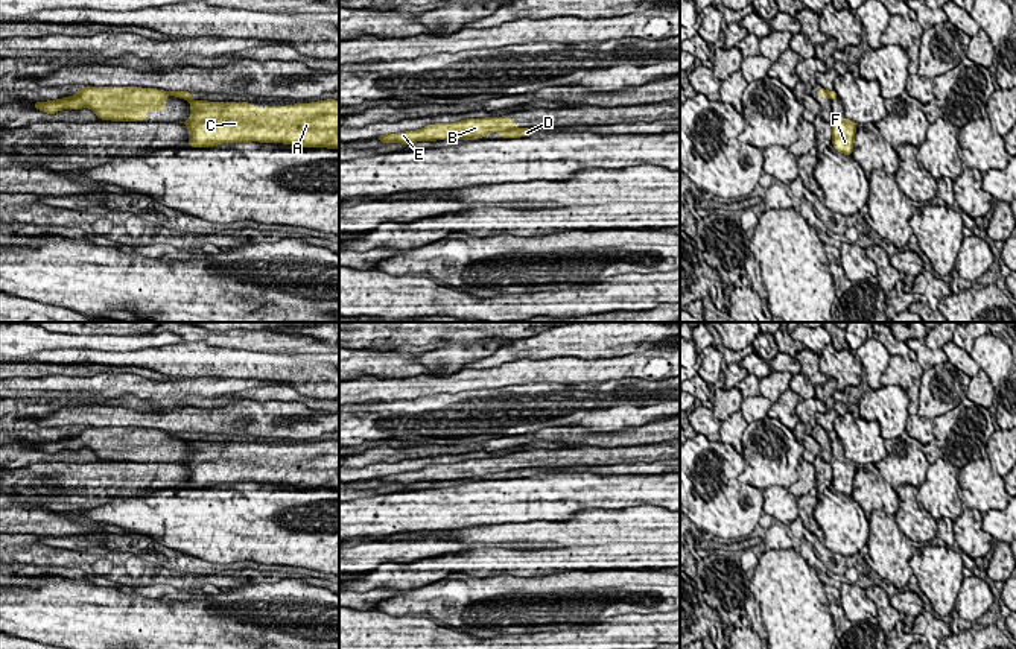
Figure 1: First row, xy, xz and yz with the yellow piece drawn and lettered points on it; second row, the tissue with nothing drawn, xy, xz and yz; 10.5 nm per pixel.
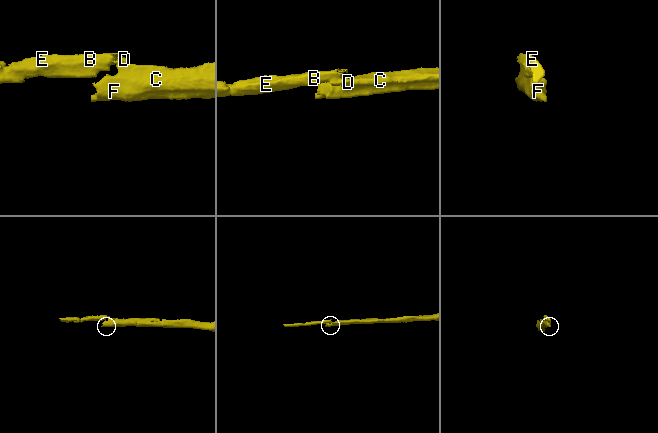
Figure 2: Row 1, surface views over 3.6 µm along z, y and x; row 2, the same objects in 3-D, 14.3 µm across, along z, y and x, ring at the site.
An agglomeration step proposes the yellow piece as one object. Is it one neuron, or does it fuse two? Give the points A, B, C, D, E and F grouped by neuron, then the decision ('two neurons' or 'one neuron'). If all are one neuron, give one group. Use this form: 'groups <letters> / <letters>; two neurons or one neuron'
groups A C D F / B E; two neurons

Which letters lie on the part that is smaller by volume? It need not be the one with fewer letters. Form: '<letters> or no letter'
B, E

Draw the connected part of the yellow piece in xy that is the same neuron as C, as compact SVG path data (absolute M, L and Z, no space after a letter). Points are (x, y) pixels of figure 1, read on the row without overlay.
M170 432L170 436L190 442L192 457L184 464L189 468L190 488L213 488L221 483L284 483L297 488L339 489L339 441L319 441L287 447L266 447L260 450L249 442L207 442L193 441L189 432Z

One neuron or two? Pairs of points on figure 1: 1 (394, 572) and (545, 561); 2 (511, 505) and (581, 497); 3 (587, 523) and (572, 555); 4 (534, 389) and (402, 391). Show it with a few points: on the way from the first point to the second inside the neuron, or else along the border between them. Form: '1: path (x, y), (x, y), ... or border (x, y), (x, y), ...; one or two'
1: path (432, 569), (452, 563), (507, 563); one
2: path (528, 499), (565, 497); one
3: border (600, 544), (568, 547); two
4: border (499, 386), (454, 394), (432, 394), (429, 397); two

